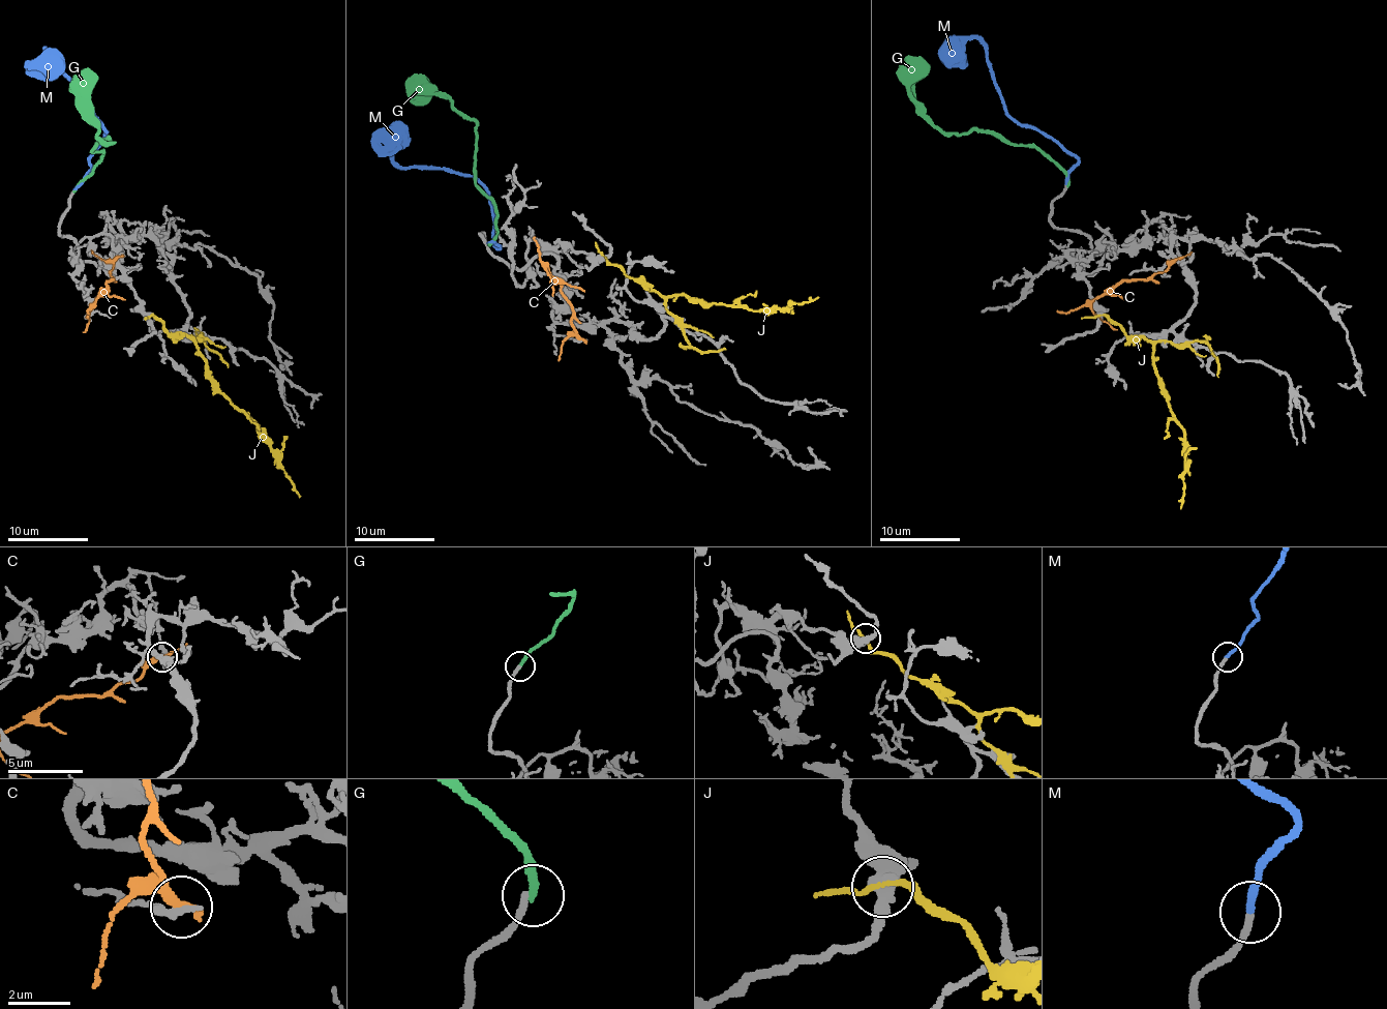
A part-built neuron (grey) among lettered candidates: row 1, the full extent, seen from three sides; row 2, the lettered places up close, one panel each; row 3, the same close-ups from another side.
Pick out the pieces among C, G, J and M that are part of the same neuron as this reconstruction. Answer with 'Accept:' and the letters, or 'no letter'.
Accept: M

